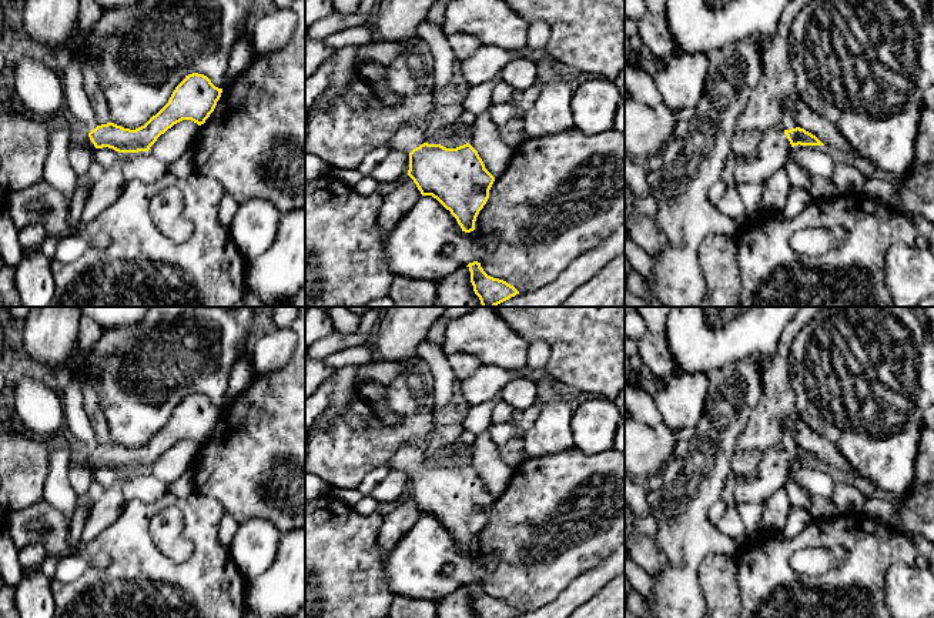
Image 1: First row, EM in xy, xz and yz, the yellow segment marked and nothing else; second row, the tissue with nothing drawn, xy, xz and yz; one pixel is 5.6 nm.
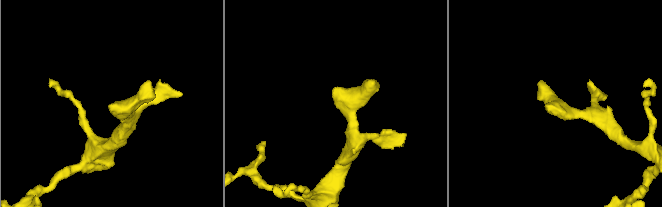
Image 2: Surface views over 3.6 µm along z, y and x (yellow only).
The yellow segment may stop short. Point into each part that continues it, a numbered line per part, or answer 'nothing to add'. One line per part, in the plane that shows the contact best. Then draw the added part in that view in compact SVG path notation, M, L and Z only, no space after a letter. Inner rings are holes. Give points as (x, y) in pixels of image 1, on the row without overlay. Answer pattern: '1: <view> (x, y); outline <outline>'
1: yz (773, 470); outline M781 447L770 448L759 455L753 478L736 478L736 504L766 504L767 500L789 481L791 464Z

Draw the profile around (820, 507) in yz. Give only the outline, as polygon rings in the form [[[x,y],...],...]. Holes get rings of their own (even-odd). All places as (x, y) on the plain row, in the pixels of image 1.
[[[796,484],[796,485],[797,485],[799,488],[801,488],[804,492],[809,494],[809,497],[810,497],[810,514],[811,514],[813,518],[828,520],[828,518],[834,518],[834,517],[837,517],[837,515],[840,514],[838,510],[837,510],[837,507],[833,504],[831,498],[824,498],[824,497],[816,495],[816,494],[813,494],[813,492],[804,490],[801,485],[799,485],[799,484]]]

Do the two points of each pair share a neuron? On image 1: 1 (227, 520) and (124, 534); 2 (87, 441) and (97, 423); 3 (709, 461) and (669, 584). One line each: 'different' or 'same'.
1: different
2: different
3: same

